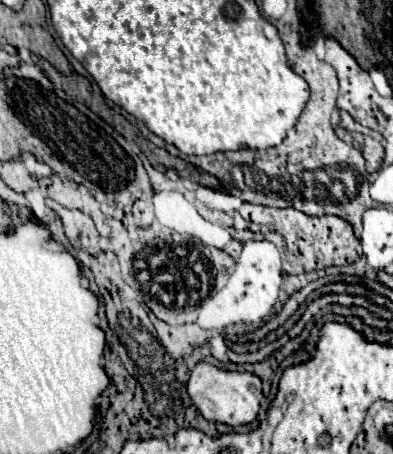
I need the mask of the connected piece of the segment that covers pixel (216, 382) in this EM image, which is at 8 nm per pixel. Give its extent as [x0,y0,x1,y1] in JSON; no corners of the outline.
[187,362,263,426]

